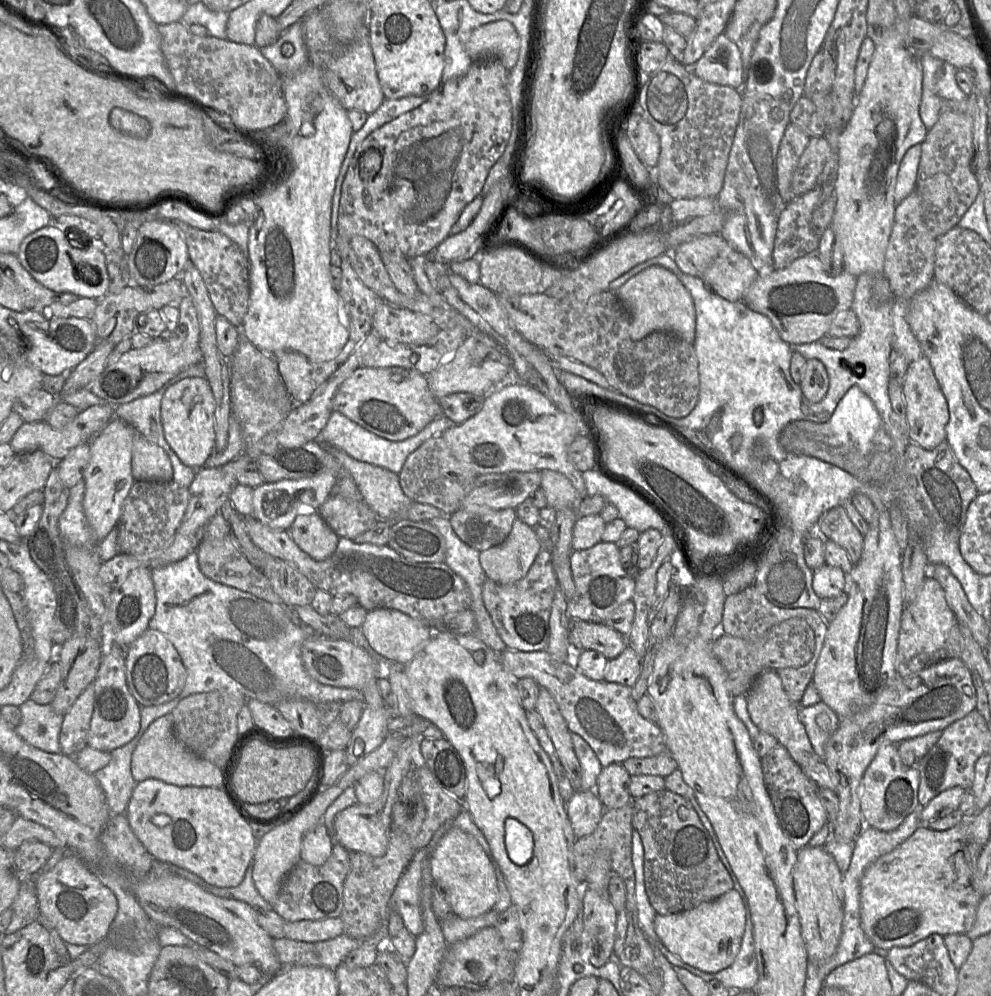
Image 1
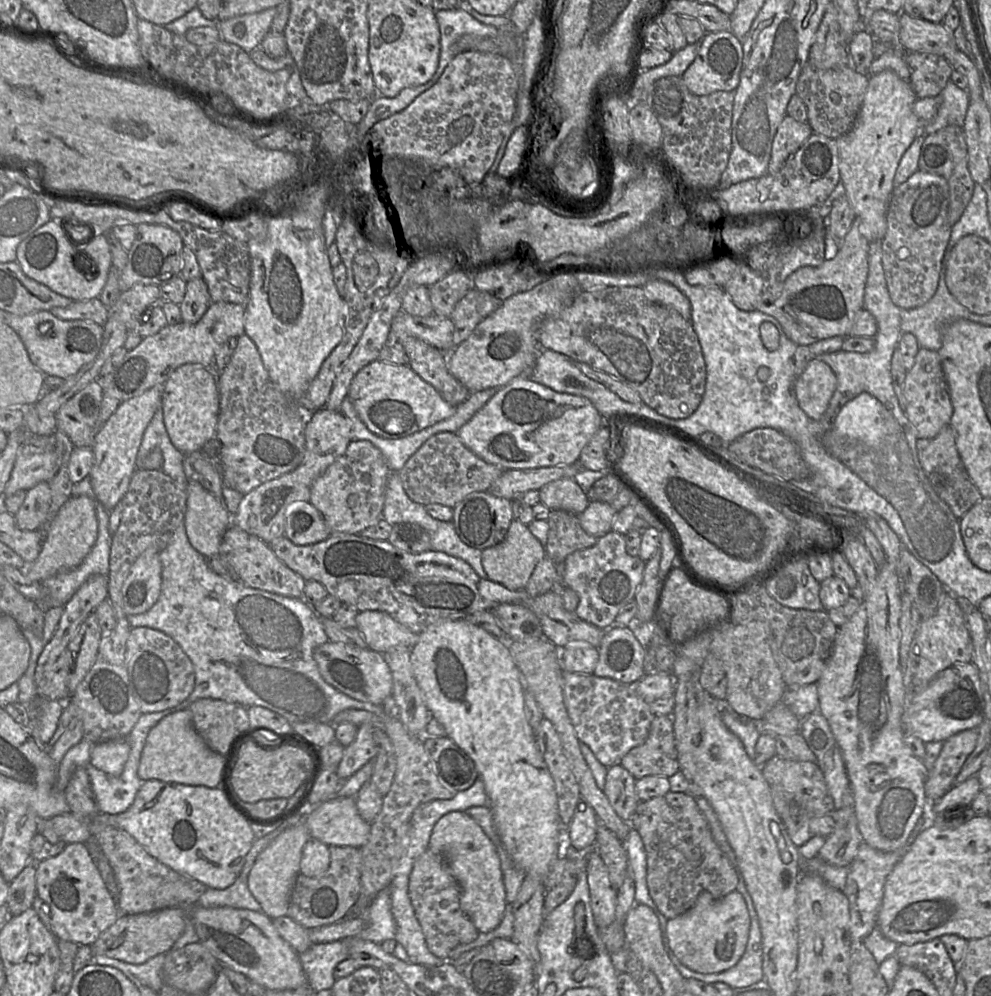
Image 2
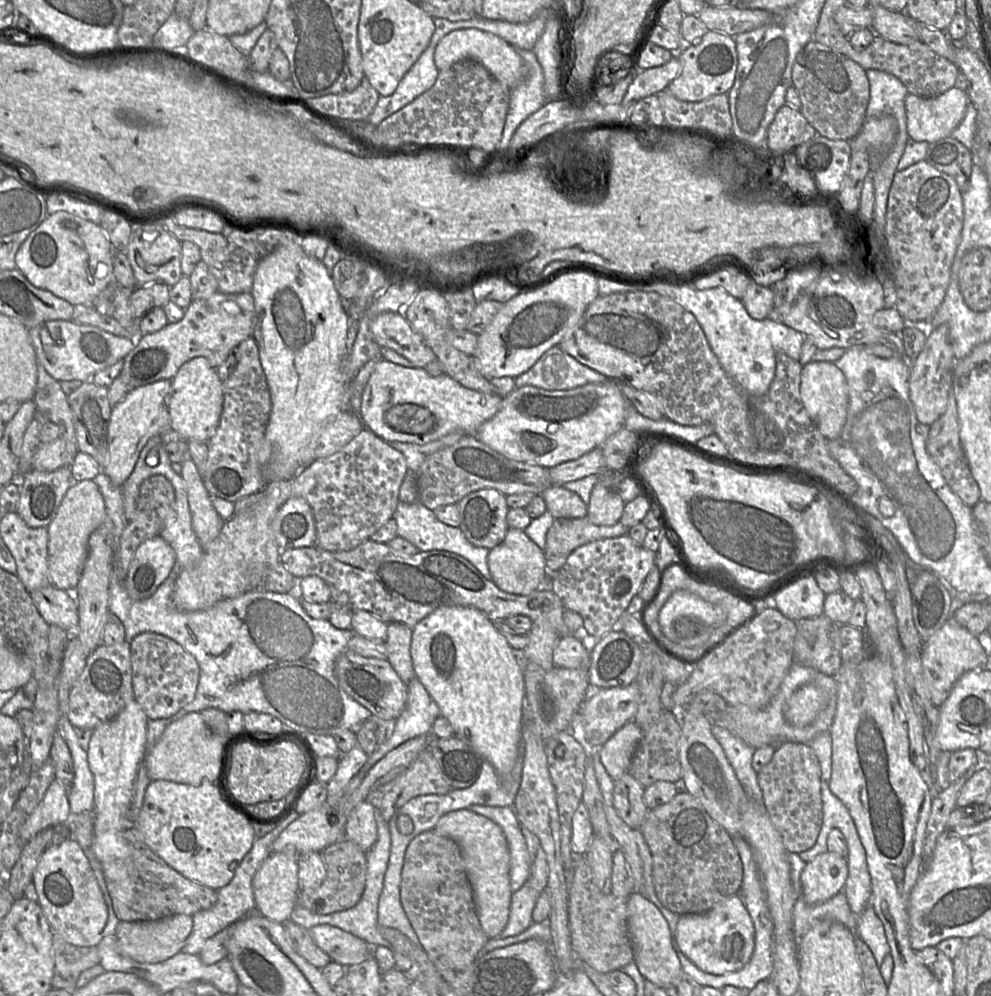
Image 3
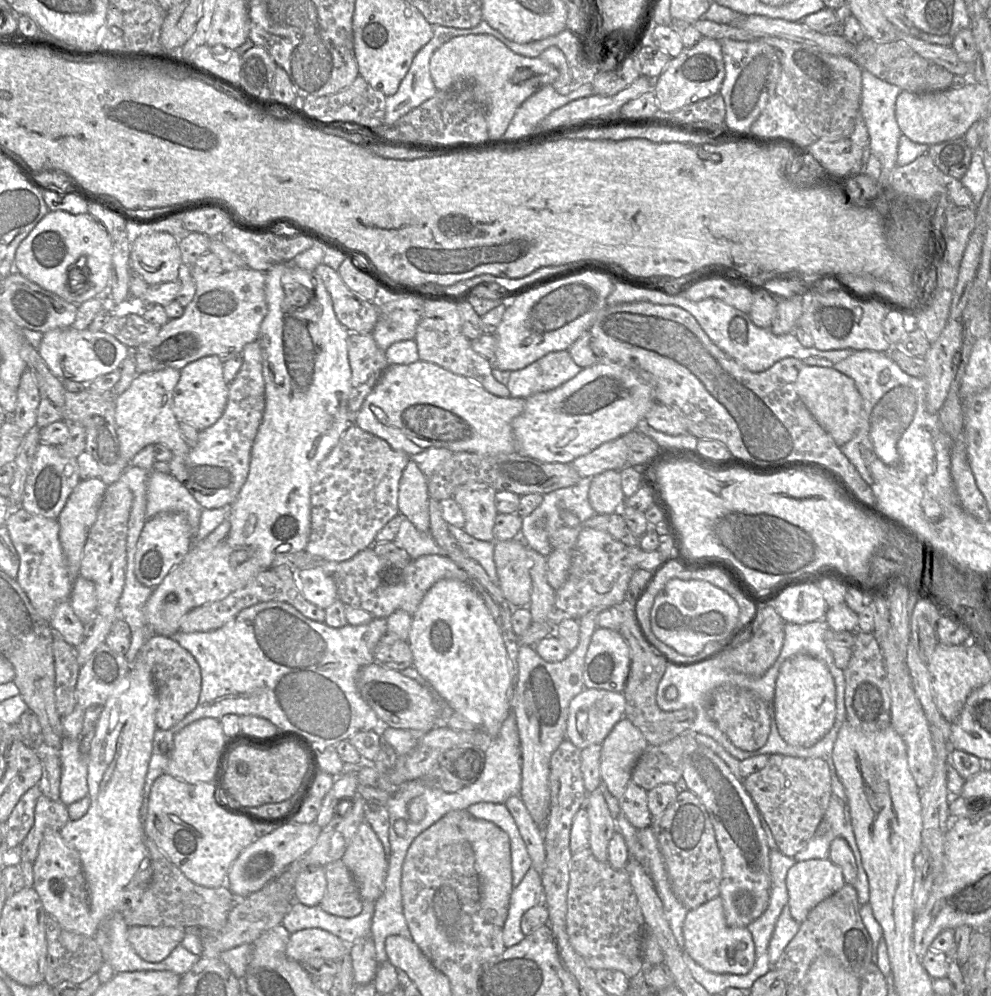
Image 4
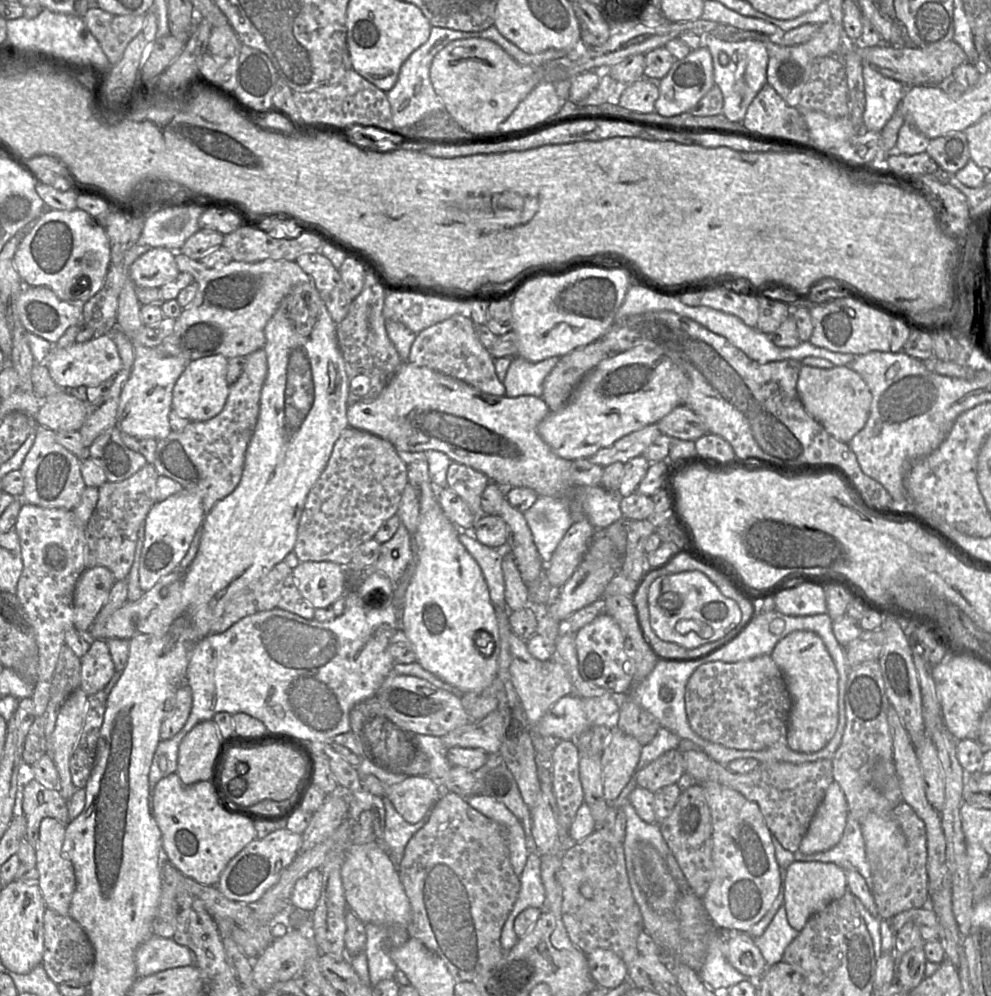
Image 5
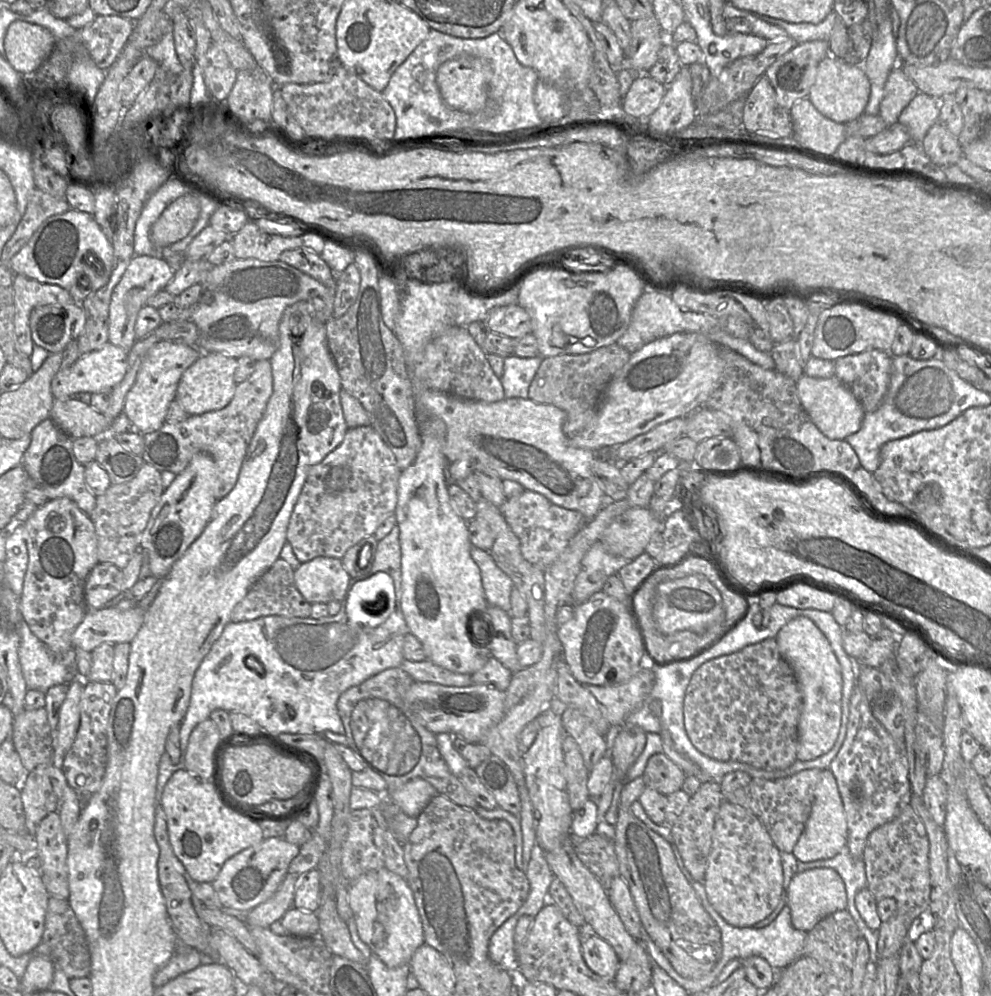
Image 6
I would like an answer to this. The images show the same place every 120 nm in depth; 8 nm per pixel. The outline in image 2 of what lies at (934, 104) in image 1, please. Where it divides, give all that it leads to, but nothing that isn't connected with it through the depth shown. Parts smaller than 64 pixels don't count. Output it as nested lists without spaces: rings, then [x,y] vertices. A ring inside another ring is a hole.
[[[951,79],[938,95],[940,105],[932,121],[925,123],[920,134],[929,135],[947,126],[964,126],[970,99],[966,89],[957,87]]]

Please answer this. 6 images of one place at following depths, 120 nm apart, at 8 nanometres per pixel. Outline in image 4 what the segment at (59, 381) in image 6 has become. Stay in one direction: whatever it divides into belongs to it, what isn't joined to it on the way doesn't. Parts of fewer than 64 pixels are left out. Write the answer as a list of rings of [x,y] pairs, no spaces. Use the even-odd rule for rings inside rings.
[[[72,326],[44,333],[37,350],[50,372],[62,383],[76,381],[88,384],[120,368],[122,361],[132,351],[108,333],[77,330]]]

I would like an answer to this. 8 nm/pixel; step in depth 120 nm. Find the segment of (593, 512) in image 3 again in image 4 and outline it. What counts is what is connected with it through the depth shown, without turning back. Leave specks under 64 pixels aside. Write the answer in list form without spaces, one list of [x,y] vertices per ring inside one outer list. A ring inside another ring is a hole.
[[[607,470],[592,477],[589,501],[597,514],[613,514],[624,507],[625,500],[619,471]]]

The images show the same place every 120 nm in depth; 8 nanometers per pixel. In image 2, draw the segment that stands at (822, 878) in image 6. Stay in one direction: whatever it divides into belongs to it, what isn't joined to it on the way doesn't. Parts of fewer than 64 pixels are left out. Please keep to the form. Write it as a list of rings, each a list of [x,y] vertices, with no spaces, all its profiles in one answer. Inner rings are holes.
[[[851,787],[843,798],[843,806],[829,814],[835,823],[834,830],[826,837],[818,856],[828,864],[849,866],[863,842]]]

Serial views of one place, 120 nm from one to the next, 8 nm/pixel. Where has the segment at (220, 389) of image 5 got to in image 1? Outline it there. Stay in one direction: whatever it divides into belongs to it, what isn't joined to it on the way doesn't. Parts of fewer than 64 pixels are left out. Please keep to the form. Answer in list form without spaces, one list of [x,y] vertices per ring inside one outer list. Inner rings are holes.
[[[188,377],[170,385],[161,400],[165,440],[181,462],[197,471],[215,451],[215,399],[205,377]]]

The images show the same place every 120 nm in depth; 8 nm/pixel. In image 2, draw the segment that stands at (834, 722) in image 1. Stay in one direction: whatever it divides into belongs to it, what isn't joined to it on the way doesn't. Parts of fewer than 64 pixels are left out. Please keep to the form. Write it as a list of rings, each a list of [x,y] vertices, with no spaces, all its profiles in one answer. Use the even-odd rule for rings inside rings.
[[[819,710],[815,711],[801,719],[800,733],[816,757],[834,808],[841,808],[845,794],[850,791],[850,783],[841,750],[828,721]]]

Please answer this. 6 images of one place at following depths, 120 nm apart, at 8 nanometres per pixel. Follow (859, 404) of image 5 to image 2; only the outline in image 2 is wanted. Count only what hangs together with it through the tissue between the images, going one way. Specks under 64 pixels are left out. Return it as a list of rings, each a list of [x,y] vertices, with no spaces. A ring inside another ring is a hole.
[[[813,358],[803,373],[796,377],[794,394],[807,416],[819,420],[826,412],[836,387],[837,378],[831,367]]]

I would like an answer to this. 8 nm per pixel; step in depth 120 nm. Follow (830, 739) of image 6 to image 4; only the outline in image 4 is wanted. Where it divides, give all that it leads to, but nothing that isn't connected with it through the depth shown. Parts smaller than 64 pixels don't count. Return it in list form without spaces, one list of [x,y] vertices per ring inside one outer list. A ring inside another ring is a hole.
[[[796,654],[786,659],[776,679],[773,701],[780,736],[792,746],[810,747],[817,743],[834,724],[835,698],[834,679],[823,661],[809,654]]]

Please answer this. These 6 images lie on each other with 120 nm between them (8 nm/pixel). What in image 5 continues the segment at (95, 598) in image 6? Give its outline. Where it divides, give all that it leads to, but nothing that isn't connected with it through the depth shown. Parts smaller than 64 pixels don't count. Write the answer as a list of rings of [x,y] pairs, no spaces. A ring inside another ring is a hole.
[[[103,566],[86,569],[81,574],[73,596],[73,626],[80,633],[89,630],[104,606],[114,582],[111,571]]]

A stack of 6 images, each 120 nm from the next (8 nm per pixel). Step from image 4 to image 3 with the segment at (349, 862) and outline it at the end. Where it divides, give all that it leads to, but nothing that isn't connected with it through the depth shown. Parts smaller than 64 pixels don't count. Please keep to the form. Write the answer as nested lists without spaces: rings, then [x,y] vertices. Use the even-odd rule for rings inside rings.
[[[368,801],[359,803],[348,816],[346,839],[356,843],[364,851],[370,851],[378,838],[377,814],[378,809]]]

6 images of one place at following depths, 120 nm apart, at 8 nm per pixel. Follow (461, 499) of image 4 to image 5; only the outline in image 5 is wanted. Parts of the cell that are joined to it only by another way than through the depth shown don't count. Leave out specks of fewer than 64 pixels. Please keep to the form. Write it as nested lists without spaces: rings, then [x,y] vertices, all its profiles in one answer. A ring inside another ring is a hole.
[[[452,462],[447,471],[448,487],[466,502],[475,522],[485,515],[481,507],[481,496],[489,482],[483,472],[465,464]]]

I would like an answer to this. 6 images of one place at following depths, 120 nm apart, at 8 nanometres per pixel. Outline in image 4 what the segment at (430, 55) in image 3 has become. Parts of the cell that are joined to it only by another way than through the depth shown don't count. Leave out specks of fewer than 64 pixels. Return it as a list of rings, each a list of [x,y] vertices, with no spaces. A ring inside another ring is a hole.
[[[441,25],[432,27],[432,39],[416,53],[398,91],[386,98],[384,124],[396,123],[401,117],[437,94],[438,90],[430,73],[430,60],[438,48],[453,37],[475,34],[454,27]]]

